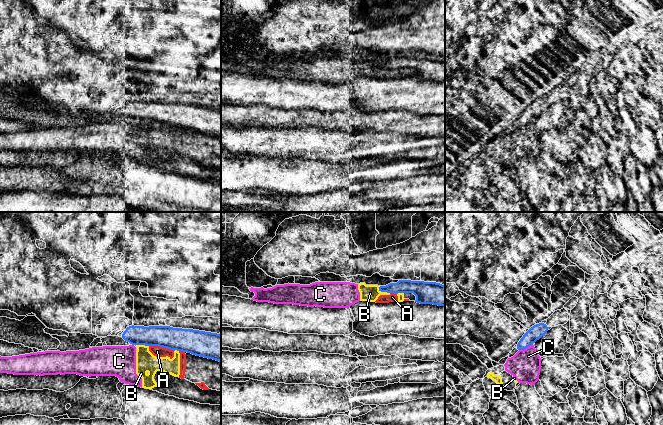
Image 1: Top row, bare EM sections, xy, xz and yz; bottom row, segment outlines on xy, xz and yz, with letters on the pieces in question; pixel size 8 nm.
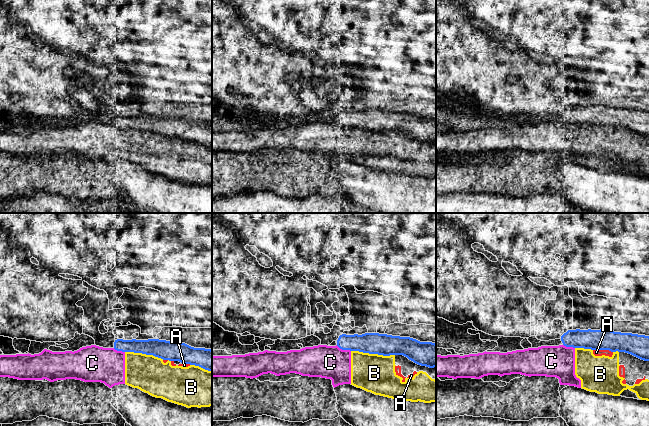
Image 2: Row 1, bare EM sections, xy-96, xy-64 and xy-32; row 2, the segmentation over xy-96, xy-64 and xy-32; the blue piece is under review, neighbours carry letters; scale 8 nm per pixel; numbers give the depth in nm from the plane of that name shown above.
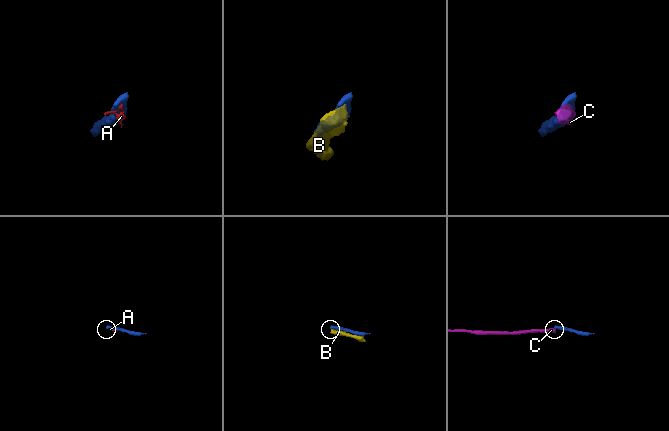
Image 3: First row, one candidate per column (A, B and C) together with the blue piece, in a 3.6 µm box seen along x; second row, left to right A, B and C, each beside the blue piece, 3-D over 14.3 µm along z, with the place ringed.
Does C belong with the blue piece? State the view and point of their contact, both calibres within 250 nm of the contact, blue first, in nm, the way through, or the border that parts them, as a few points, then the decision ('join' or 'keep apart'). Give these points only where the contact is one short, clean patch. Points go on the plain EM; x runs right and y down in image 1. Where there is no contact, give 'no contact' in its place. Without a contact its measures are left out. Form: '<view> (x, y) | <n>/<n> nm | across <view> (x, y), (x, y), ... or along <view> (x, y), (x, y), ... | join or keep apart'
yz (525, 124) | 110/240 nm | join

